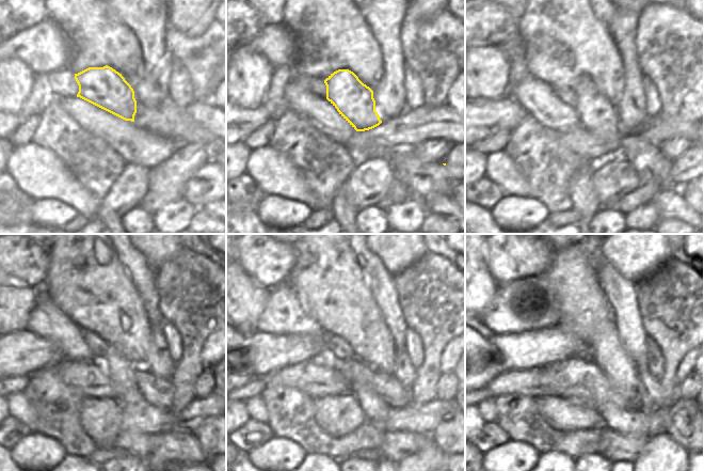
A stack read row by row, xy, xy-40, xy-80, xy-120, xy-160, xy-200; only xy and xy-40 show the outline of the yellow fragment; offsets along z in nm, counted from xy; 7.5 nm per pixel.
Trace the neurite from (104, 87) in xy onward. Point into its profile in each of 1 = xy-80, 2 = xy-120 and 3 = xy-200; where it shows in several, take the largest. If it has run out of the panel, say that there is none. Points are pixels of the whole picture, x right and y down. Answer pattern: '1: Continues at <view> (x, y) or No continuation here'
1: Continues at xy-80 (594, 109)
2: Continues at xy-120 (127, 394)
3: Continues at xy-200 (617, 417)

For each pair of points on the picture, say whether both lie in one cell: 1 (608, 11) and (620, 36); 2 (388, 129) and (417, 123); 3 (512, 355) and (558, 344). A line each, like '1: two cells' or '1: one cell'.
1: two cells
2: one cell
3: one cell

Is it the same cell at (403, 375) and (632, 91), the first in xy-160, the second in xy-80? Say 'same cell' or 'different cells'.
same cell

